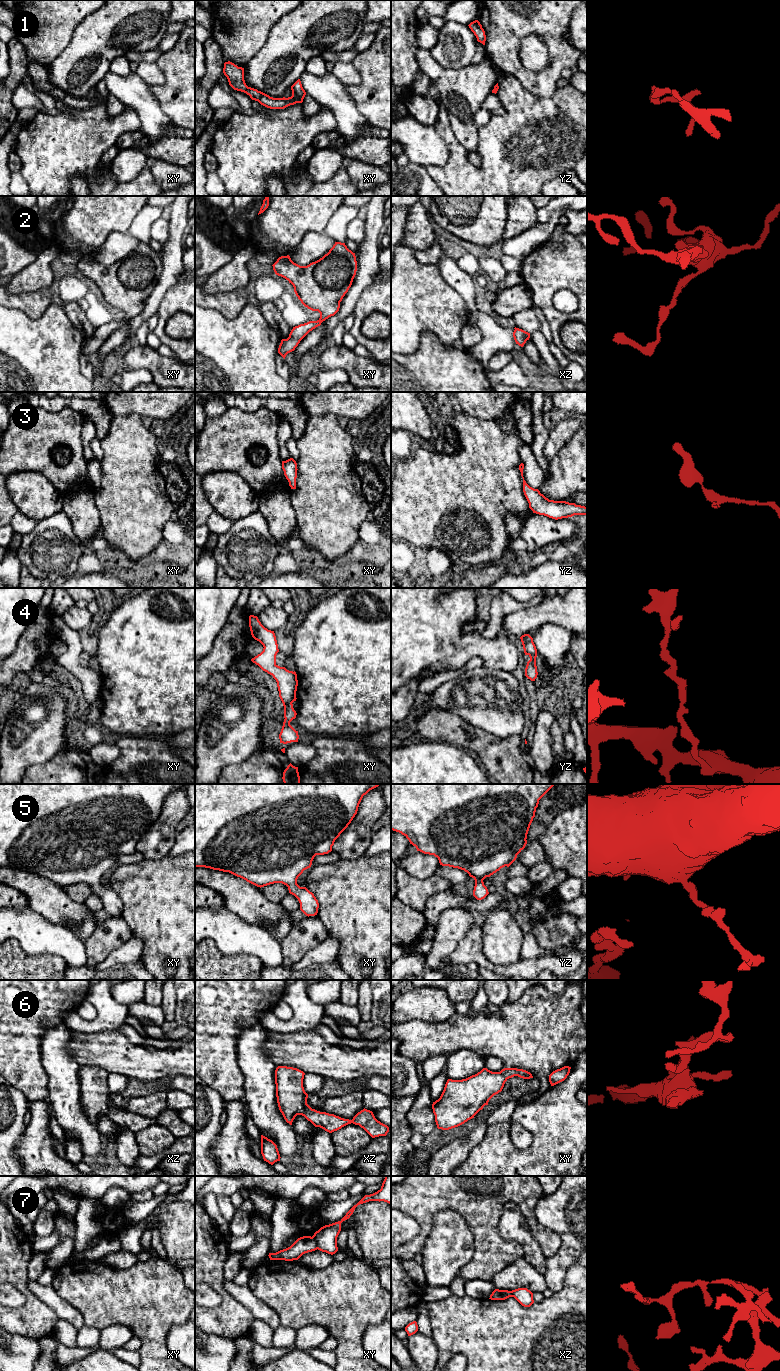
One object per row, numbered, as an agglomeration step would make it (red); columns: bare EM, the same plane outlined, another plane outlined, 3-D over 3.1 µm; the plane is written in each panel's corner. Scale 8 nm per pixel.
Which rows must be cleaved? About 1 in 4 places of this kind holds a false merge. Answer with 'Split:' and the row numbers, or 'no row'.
Split: 7

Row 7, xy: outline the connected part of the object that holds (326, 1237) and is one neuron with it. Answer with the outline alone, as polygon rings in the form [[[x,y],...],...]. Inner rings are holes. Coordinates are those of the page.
[[[385,1176],[381,1189],[373,1194],[365,1195],[340,1221],[325,1225],[314,1233],[312,1237],[318,1250],[331,1255],[335,1254],[338,1251],[337,1237],[341,1231],[341,1223],[350,1218],[358,1205],[369,1201],[384,1201],[391,1204],[391,1176]]]

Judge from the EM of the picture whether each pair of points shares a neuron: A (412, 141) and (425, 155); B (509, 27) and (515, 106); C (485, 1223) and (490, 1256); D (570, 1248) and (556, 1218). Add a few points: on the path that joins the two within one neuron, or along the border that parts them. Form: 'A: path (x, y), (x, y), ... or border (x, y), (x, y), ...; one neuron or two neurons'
A: path (415, 144), (423, 152); one neuron
B: border (501, 71), (511, 73), (530, 91); two neurons
C: path (485, 1231), (490, 1248); one neuron
D: path (570, 1241), (570, 1232), (563, 1225); one neuron

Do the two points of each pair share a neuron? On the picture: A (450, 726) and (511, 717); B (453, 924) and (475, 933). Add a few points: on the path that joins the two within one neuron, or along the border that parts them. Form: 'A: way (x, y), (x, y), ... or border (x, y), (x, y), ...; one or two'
A: border (448, 710), (458, 714), (475, 727), (490, 732); two
B: border (473, 923), (455, 950); two

